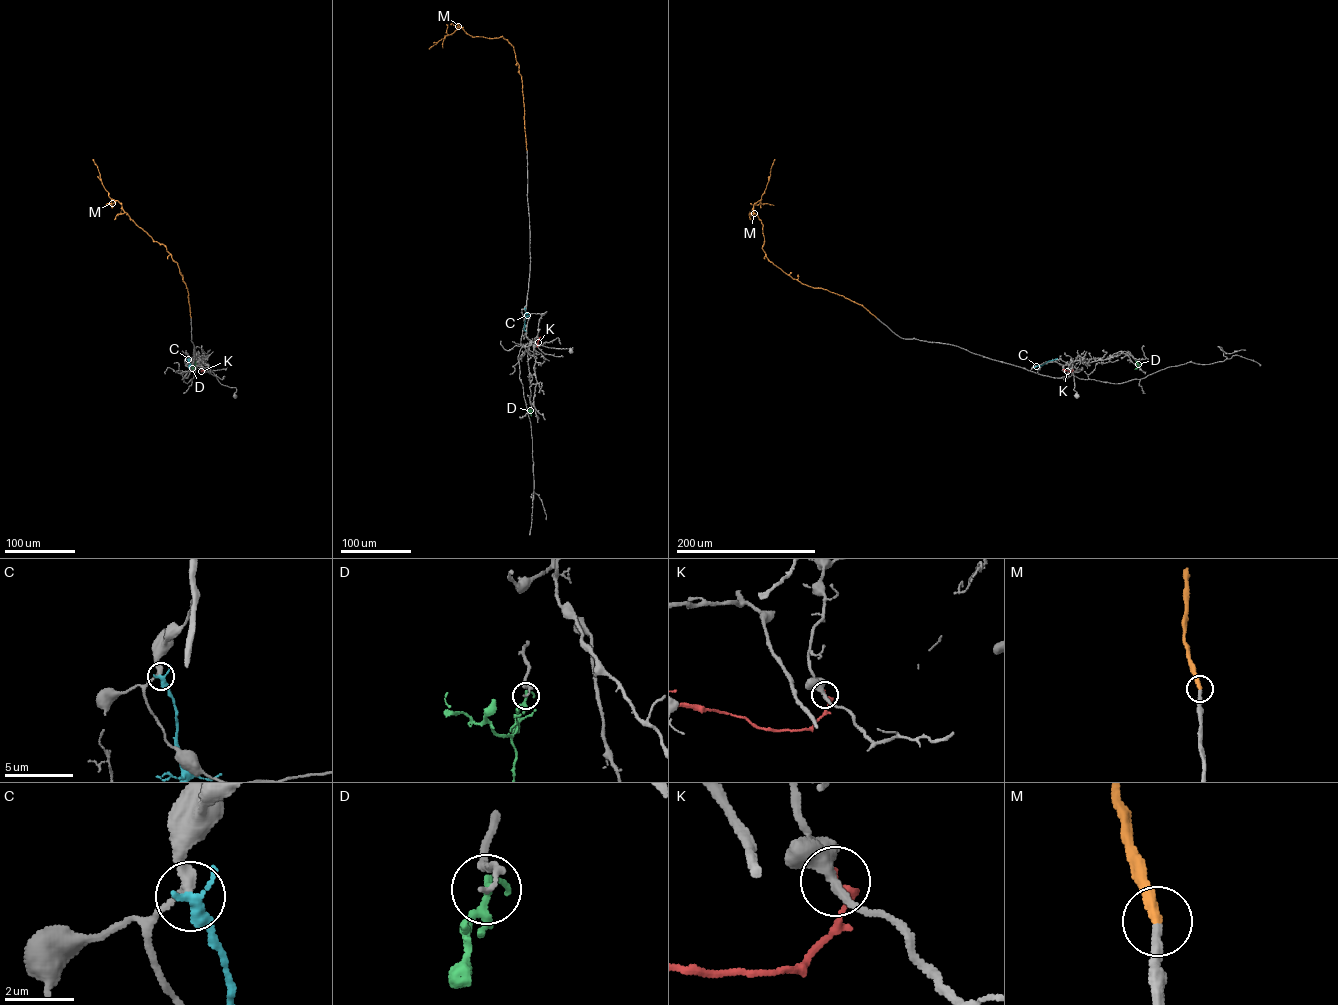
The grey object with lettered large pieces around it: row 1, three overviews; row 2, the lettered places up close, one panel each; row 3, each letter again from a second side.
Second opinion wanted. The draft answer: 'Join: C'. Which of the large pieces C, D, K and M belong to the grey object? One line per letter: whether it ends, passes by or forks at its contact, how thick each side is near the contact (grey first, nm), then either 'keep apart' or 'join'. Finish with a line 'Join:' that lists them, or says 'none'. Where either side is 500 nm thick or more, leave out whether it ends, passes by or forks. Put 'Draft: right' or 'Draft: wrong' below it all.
C: it ends there; 260 nm thick on the grey side, 420 nm on the other; keep apart
D: it passes by; 170 nm thick on the grey side, 200 nm on the other; keep apart
K: it ends there; 360 nm thick on the grey side, 200 nm on the other; keep apart
M: it ends there; 280 nm thick on the grey side, 360 nm on the other; join
Join: M
Draft: wrong

